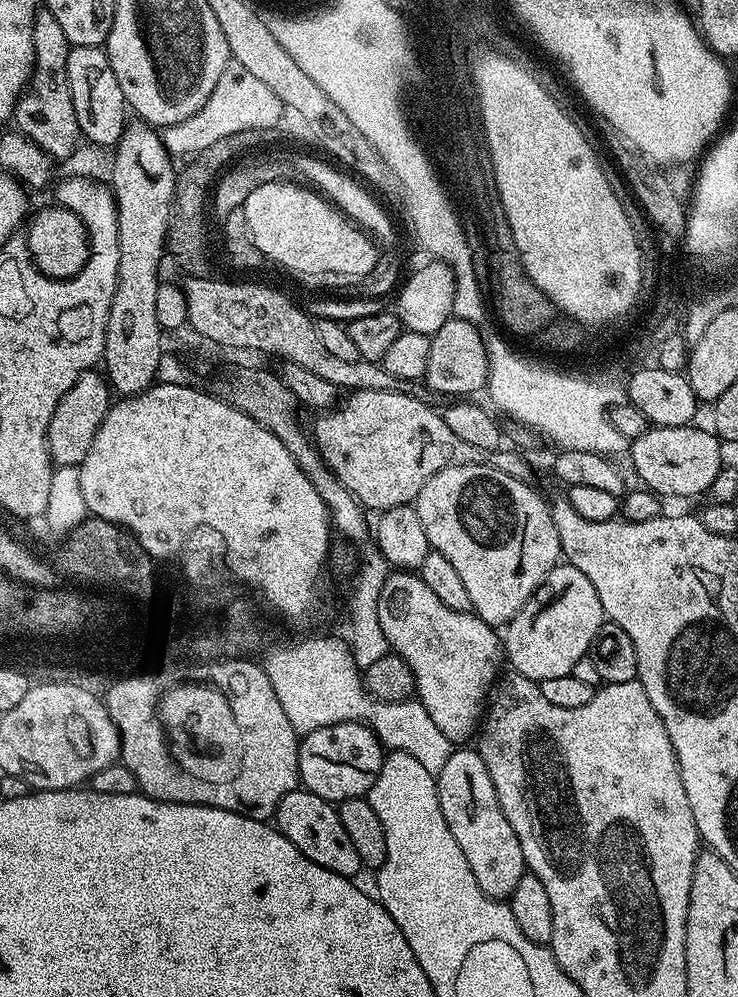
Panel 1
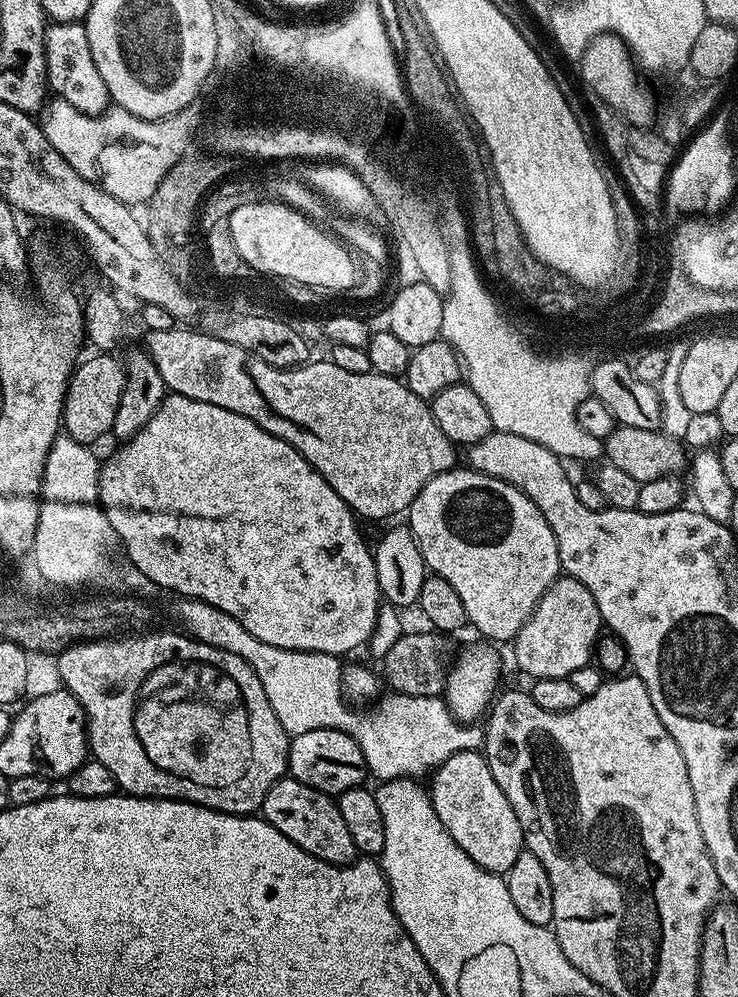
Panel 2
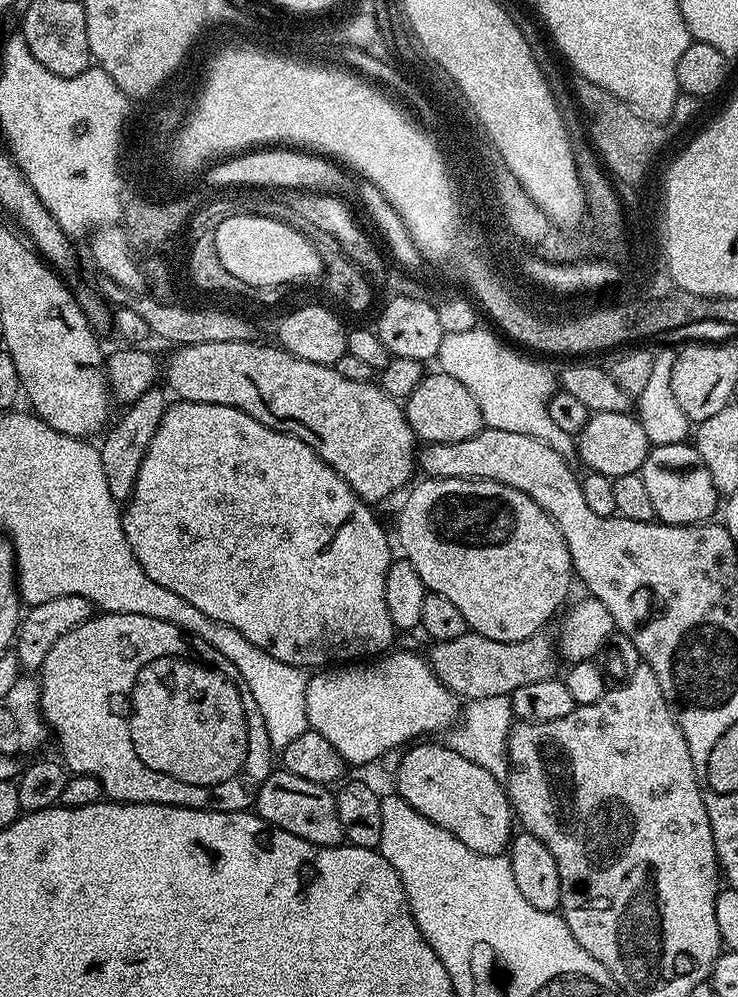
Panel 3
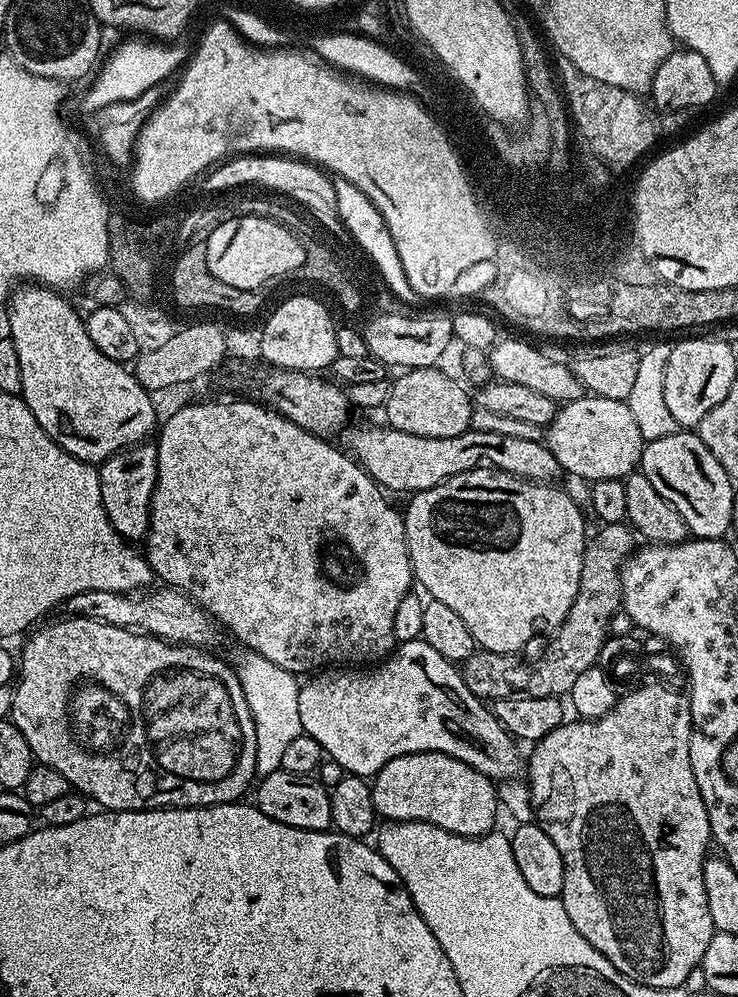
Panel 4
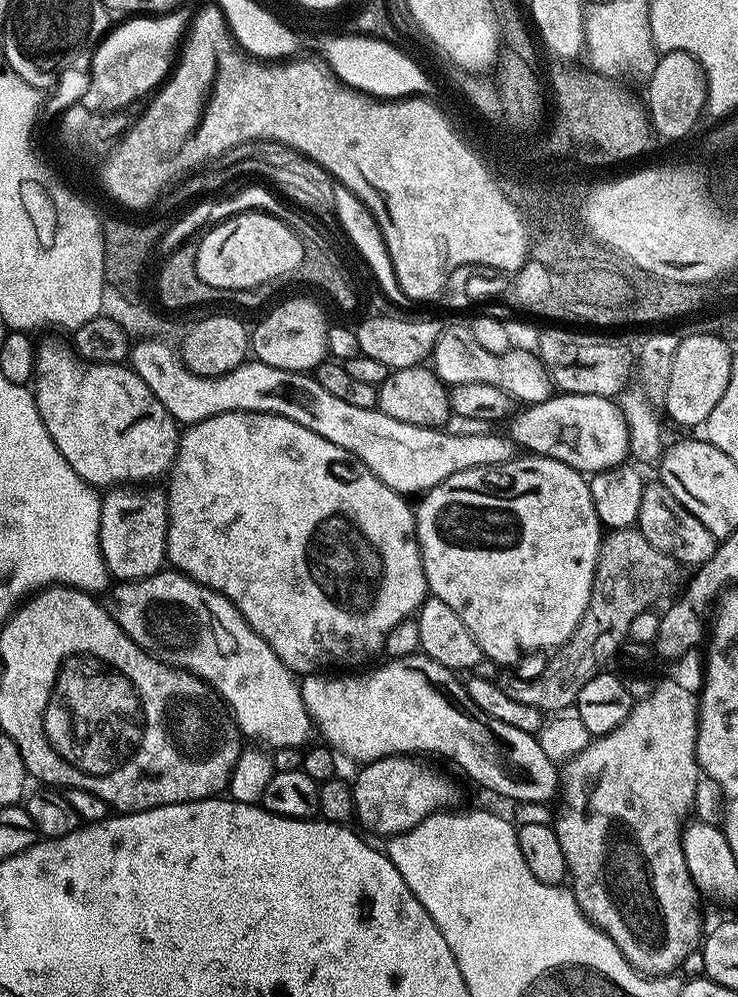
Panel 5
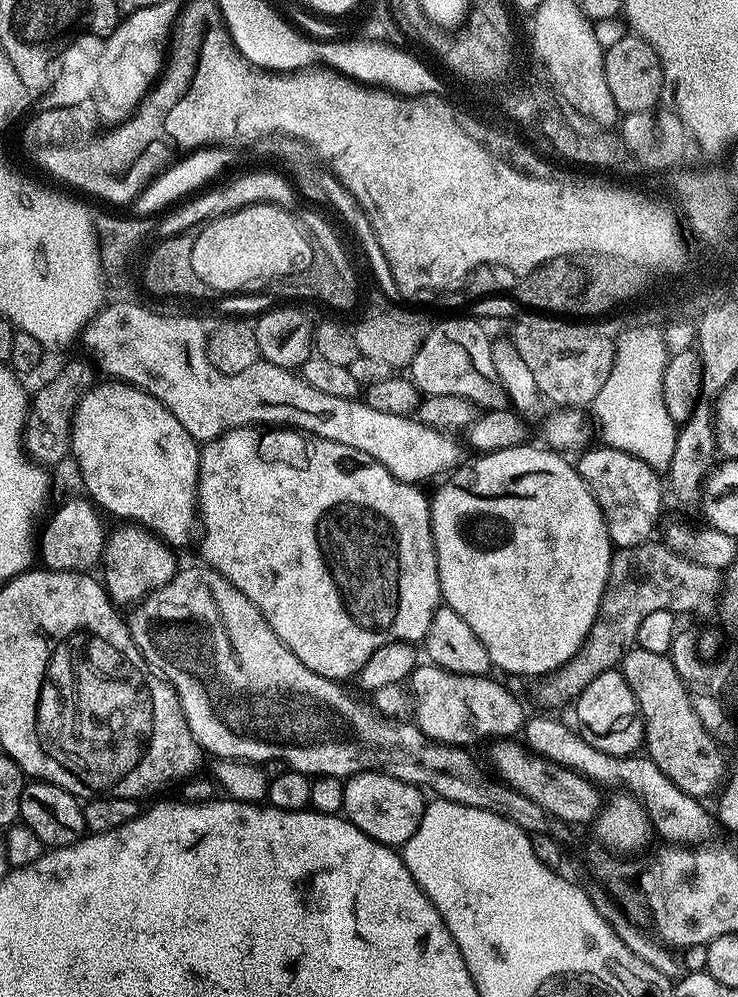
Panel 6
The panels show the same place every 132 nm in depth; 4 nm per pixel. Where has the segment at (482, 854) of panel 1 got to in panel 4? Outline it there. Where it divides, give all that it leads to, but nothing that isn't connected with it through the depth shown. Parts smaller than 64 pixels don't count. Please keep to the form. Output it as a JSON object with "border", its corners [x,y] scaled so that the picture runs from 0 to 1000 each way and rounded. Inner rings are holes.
{"border":[[[598,754],[545,756],[523,764],[523,768],[518,768],[518,772],[509,775],[503,783],[503,788],[511,819],[526,824],[534,822],[577,824],[622,839],[659,839],[672,829],[673,787],[659,776],[642,772],[642,768],[631,768],[631,764],[610,760]]]}

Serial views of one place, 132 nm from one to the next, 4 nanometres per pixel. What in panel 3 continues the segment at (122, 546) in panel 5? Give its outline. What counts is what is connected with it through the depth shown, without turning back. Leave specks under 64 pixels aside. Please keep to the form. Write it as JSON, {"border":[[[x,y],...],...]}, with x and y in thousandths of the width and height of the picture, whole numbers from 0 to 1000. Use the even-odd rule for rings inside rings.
{"border":[[[207,387],[192,395],[182,404],[167,410],[163,422],[153,424],[140,438],[141,445],[134,446],[138,459],[138,471],[144,471],[144,483],[149,487],[149,495],[159,504],[172,504],[179,501],[179,492],[187,483],[187,471],[192,471],[192,459],[198,459],[198,451],[214,431],[222,418],[225,400],[215,393],[215,388]]]}

